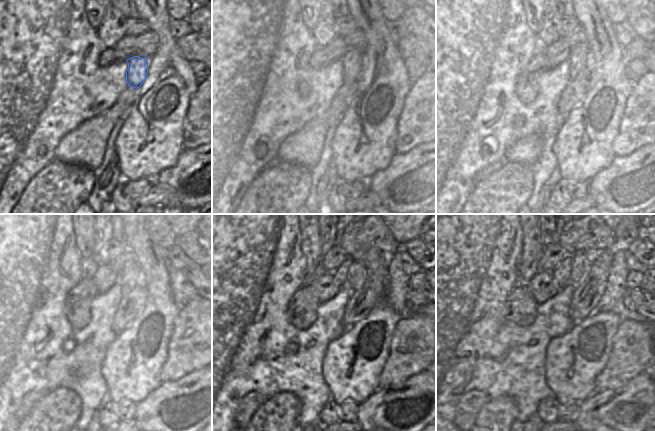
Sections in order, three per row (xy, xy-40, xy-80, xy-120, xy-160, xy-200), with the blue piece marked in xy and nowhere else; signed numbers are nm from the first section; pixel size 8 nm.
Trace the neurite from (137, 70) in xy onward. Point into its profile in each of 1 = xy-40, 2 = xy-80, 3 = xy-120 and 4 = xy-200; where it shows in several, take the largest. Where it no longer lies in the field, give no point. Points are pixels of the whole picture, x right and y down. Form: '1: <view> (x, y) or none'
1: xy-40 (353, 61)
2: xy-80 (579, 55)
3: xy-120 (132, 276)
4: xy-200 (580, 265)

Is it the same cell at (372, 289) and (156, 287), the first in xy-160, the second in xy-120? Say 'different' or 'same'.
different

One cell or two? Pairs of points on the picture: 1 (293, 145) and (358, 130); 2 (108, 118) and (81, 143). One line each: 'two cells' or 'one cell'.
1: two cells
2: one cell

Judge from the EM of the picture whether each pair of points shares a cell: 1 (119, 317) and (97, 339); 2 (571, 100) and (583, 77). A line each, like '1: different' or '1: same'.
1: different
2: same

